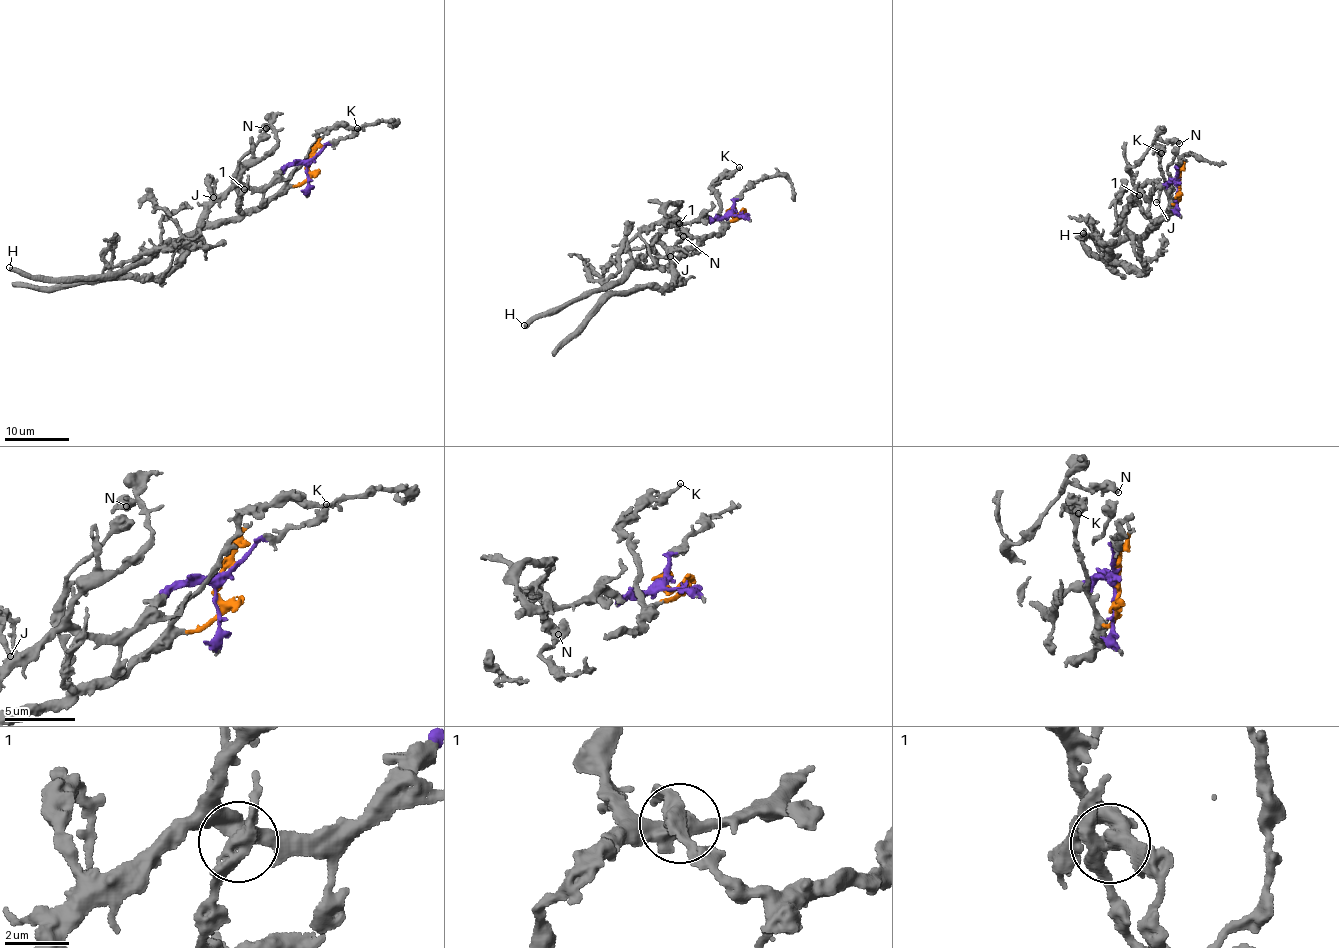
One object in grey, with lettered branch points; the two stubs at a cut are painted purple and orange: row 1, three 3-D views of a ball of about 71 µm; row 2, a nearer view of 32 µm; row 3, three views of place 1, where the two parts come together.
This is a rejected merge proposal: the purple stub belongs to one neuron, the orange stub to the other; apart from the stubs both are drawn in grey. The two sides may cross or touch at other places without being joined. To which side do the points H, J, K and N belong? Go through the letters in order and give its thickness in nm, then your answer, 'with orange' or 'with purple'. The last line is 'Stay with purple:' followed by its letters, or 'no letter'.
H: calibre 480 nm; with orange
J: calibre 190 nm; with purple
K: calibre 240 nm; with orange
N: calibre 460 nm; with purple
Stay with purple: J, N

